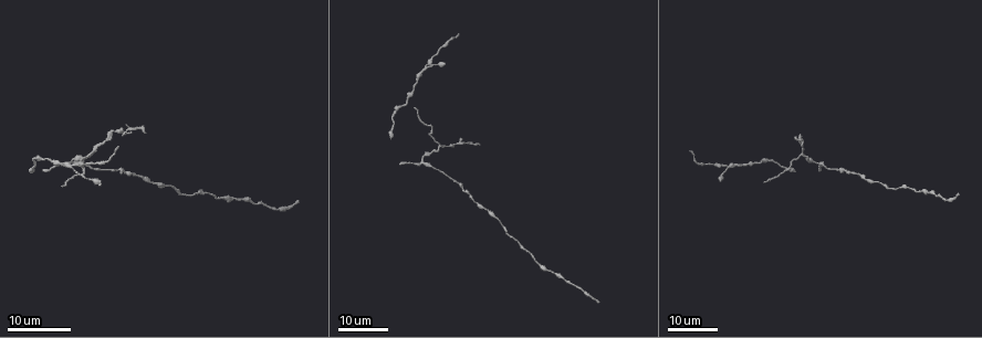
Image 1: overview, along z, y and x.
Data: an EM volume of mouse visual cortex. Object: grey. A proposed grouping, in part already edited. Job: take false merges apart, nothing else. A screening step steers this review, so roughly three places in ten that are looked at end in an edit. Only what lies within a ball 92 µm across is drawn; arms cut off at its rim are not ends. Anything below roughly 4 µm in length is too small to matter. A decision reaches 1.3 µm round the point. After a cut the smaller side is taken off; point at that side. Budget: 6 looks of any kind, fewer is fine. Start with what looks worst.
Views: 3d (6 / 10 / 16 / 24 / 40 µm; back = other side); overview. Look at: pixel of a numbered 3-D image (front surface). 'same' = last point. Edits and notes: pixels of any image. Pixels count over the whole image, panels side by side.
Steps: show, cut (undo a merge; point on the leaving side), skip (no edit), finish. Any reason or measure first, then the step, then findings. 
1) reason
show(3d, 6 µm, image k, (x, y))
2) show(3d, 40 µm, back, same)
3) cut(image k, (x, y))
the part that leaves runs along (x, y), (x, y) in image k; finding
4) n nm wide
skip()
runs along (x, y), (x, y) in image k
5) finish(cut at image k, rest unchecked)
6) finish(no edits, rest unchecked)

side arm on a straight run
show(3d, 16 µm, image 1, (728, 169))

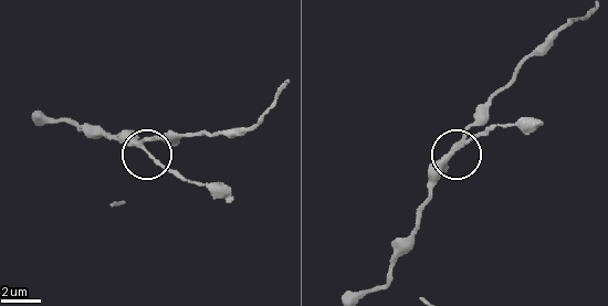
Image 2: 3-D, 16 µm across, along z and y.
show(3d, 10 µm, image 2, (141, 146))

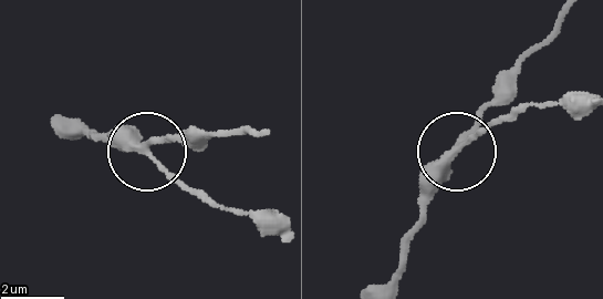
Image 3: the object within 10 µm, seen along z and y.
other side
show(3d, 10 µm, back, image 3, (459, 150))

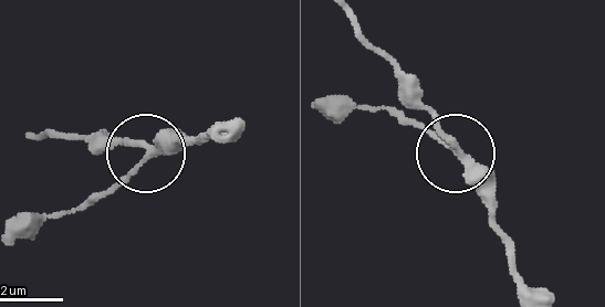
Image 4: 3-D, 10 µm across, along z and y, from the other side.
skip()
continuous, no second cell

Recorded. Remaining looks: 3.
two arms in line, one across
show(3d, 16 µm, image 1, (815, 164))

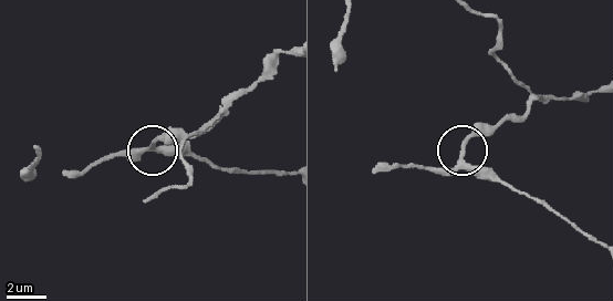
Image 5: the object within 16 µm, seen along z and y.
show(3d, 6 µm, image 5, (153, 149))

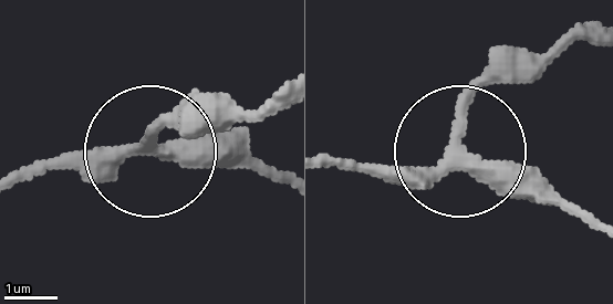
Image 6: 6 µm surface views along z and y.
side arm 5 µm
skip()
runs along (588, 221), (455, 156), (323, 164) in image 6; all the same cell

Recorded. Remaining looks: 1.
finish(no edits, rest unchecked)

